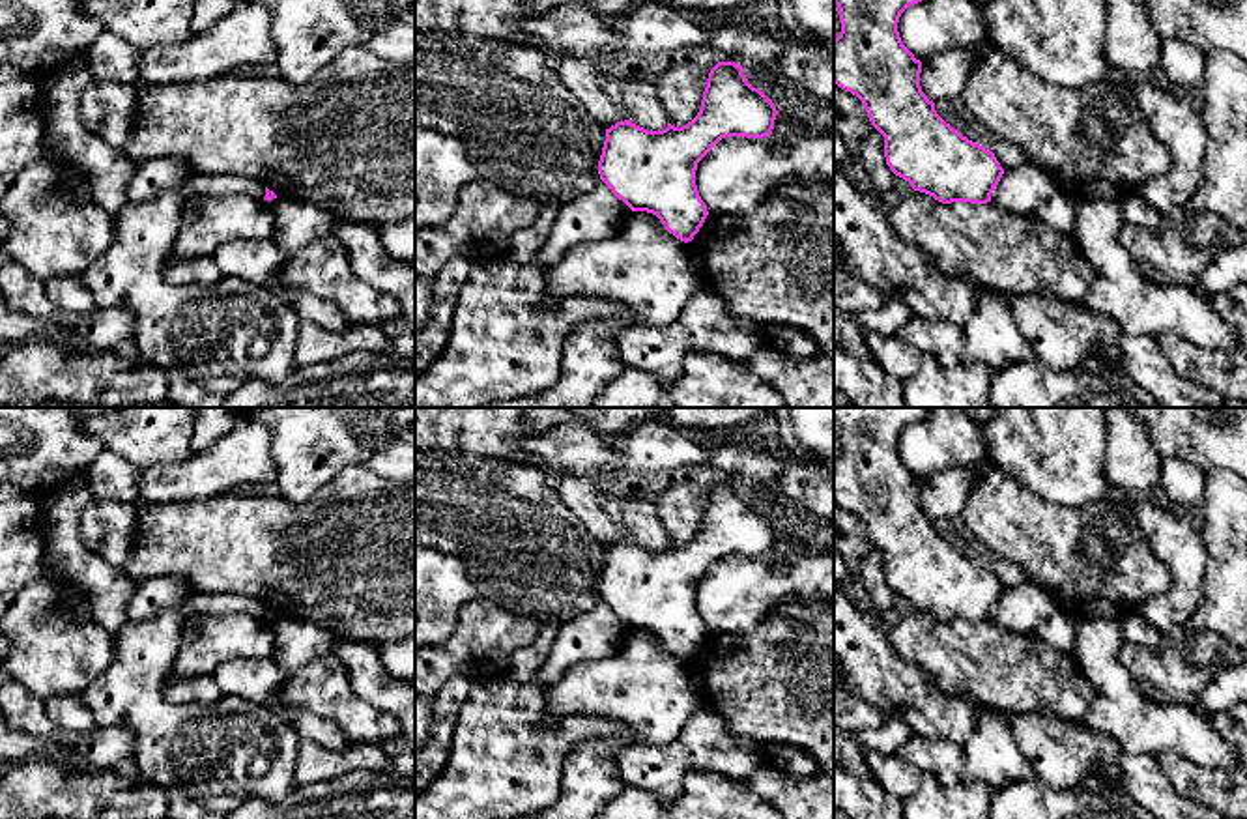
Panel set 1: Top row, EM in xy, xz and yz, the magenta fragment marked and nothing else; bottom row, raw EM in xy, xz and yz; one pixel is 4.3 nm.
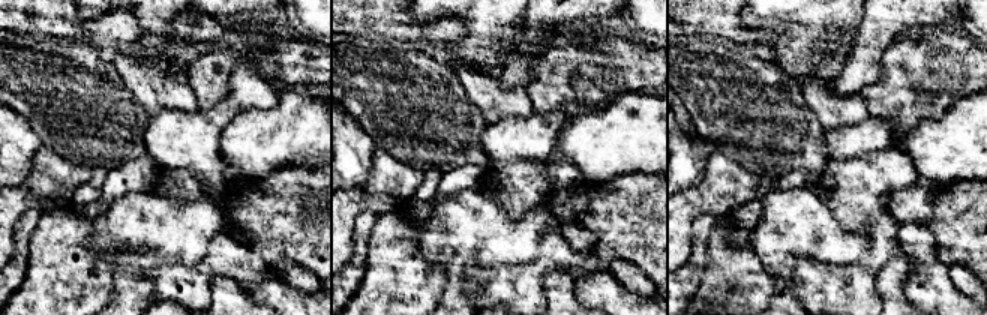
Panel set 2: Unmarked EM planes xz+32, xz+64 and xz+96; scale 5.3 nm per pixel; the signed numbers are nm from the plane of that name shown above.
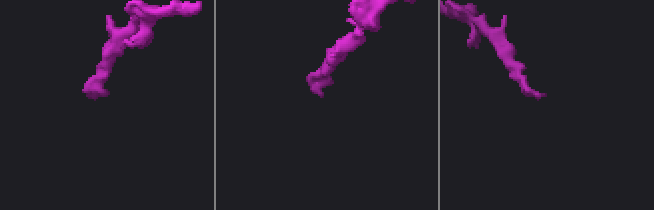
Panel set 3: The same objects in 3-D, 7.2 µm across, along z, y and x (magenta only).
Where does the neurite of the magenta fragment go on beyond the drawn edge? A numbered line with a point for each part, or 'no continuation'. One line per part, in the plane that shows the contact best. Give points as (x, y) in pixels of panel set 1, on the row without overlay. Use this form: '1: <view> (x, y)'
no continuation

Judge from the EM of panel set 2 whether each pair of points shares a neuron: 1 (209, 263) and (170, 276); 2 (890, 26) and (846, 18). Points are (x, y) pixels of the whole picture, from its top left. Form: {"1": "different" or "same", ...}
{"1": "same", "2": "different"}

